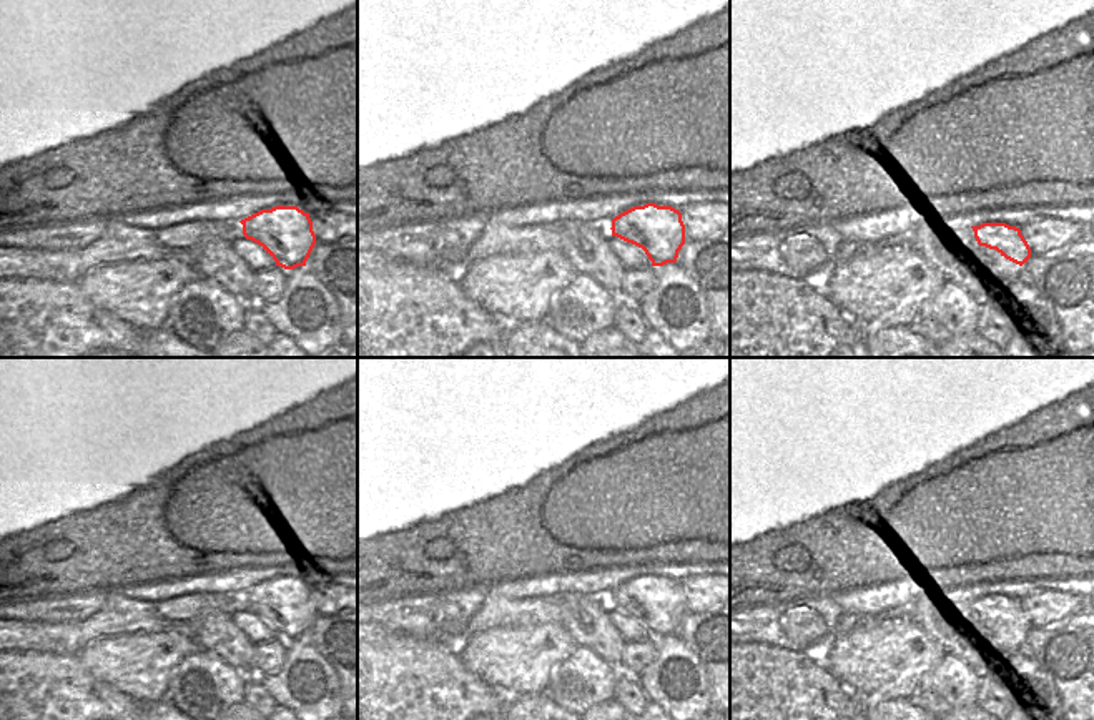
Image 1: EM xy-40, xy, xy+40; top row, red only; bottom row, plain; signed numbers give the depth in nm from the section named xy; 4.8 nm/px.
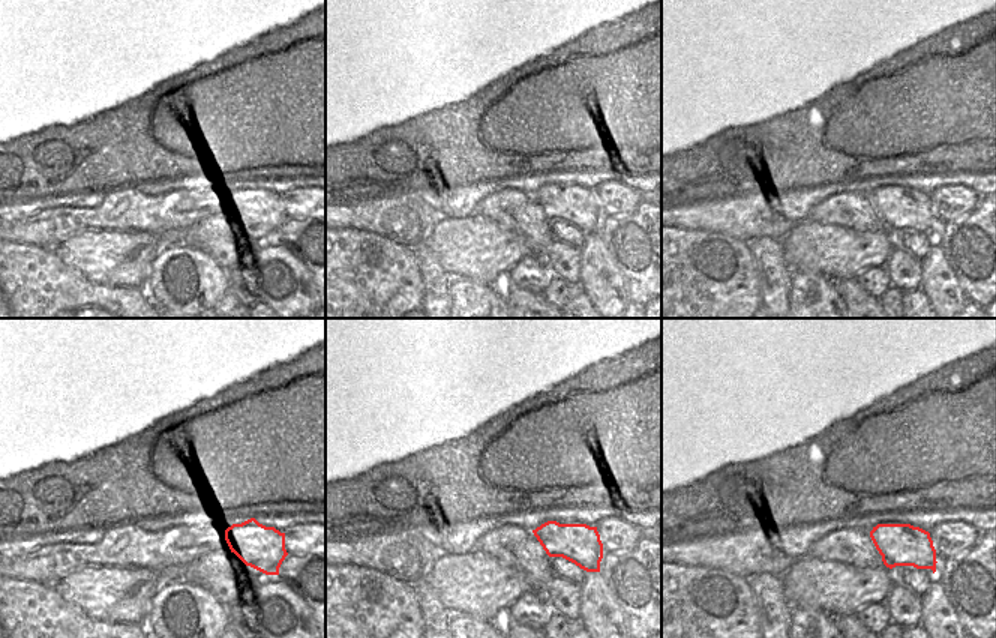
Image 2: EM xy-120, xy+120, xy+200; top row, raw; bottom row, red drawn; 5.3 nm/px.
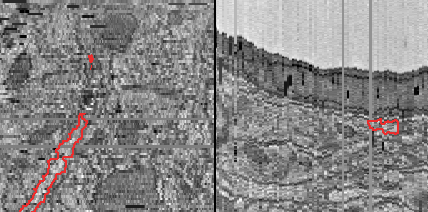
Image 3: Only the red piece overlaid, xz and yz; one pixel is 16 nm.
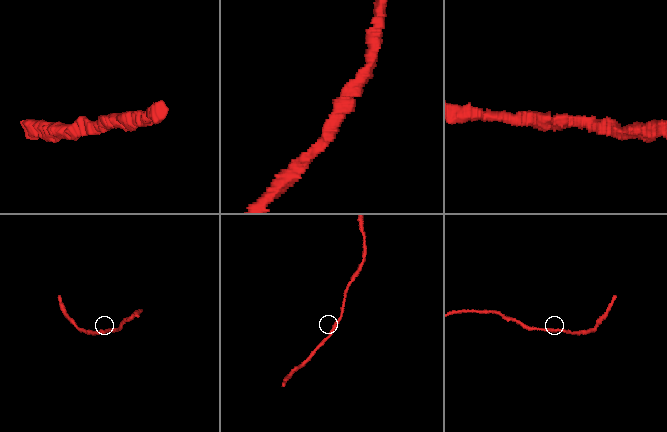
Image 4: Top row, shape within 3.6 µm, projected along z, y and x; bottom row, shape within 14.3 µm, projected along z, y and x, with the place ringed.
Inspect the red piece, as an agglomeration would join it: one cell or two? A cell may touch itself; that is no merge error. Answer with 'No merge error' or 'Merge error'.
No merge error.

